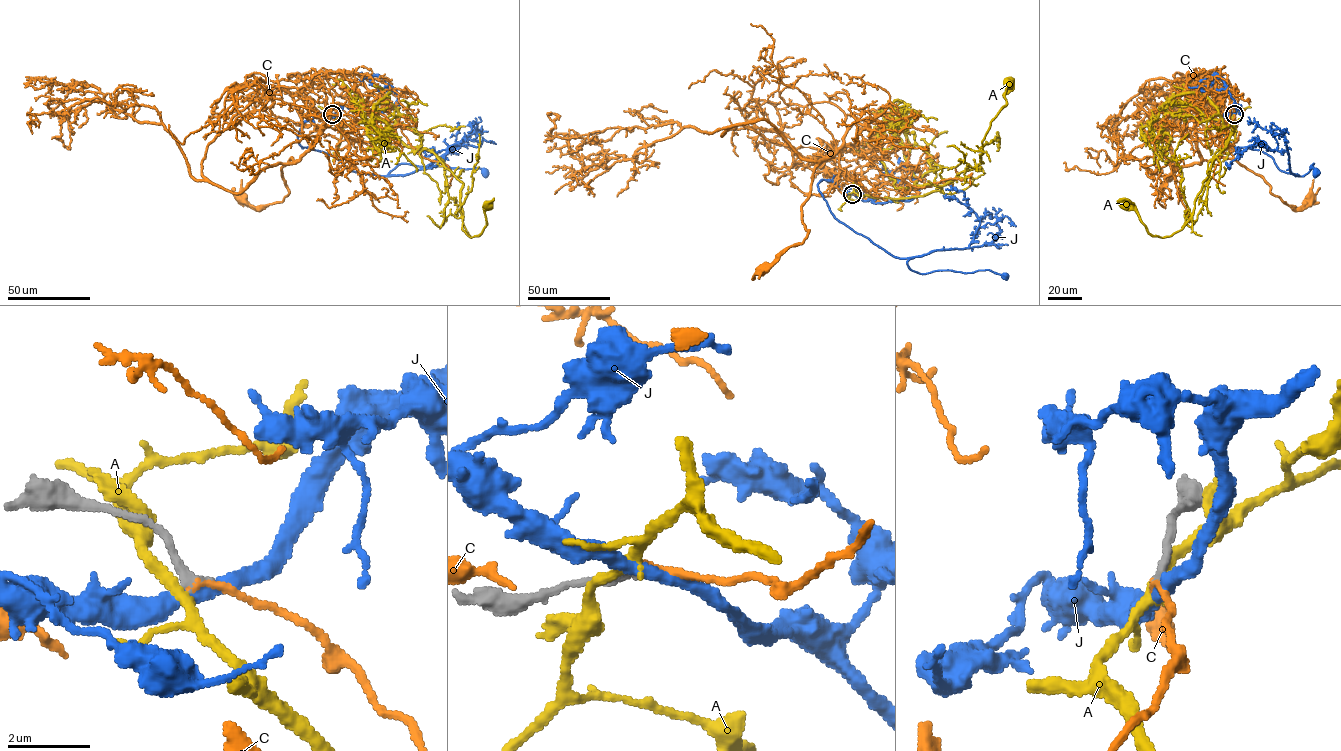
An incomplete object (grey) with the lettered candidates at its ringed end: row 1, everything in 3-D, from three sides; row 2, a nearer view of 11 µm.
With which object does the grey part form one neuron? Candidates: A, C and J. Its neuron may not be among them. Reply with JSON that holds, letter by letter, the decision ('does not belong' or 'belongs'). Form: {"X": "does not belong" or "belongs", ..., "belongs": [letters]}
{"A": "does not belong", "C": "belongs", "J": "does not belong", "belongs": ["C"]}

